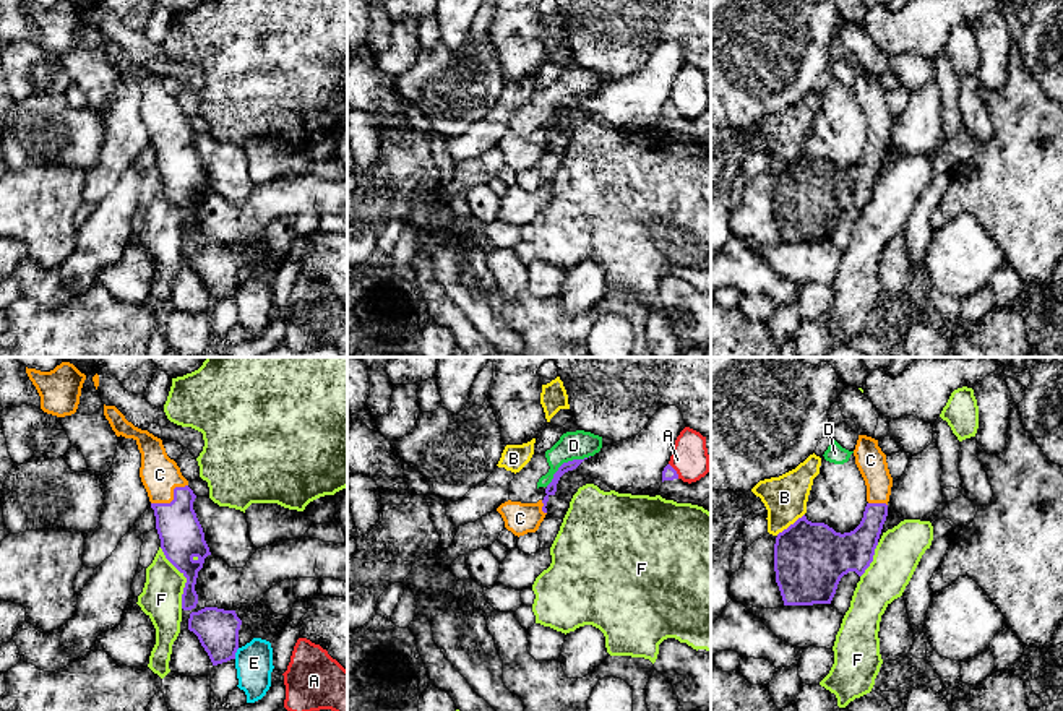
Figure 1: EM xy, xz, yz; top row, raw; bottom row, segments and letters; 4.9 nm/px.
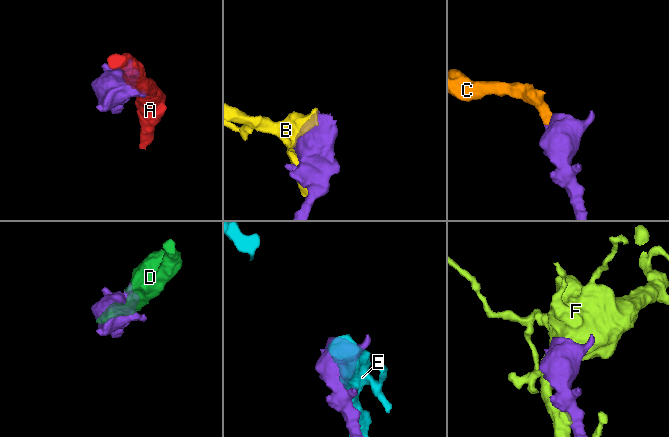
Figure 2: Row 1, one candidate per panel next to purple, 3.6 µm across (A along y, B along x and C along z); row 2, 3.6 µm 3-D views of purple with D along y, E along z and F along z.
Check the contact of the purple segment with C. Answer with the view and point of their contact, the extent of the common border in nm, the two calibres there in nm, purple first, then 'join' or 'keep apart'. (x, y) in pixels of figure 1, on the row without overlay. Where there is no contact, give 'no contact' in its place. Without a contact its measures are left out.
contact xy (174, 135); length 200 nm; calibres 220 and 190 nm; join

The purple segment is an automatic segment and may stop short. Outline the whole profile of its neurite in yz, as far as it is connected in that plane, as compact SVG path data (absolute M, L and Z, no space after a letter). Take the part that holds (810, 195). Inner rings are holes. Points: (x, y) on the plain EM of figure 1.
M859 71L854 93L868 138L860 161L841 170L803 151L776 174L774 208L784 242L831 240L841 214L849 208L862 213L873 198L893 114L878 76Z

